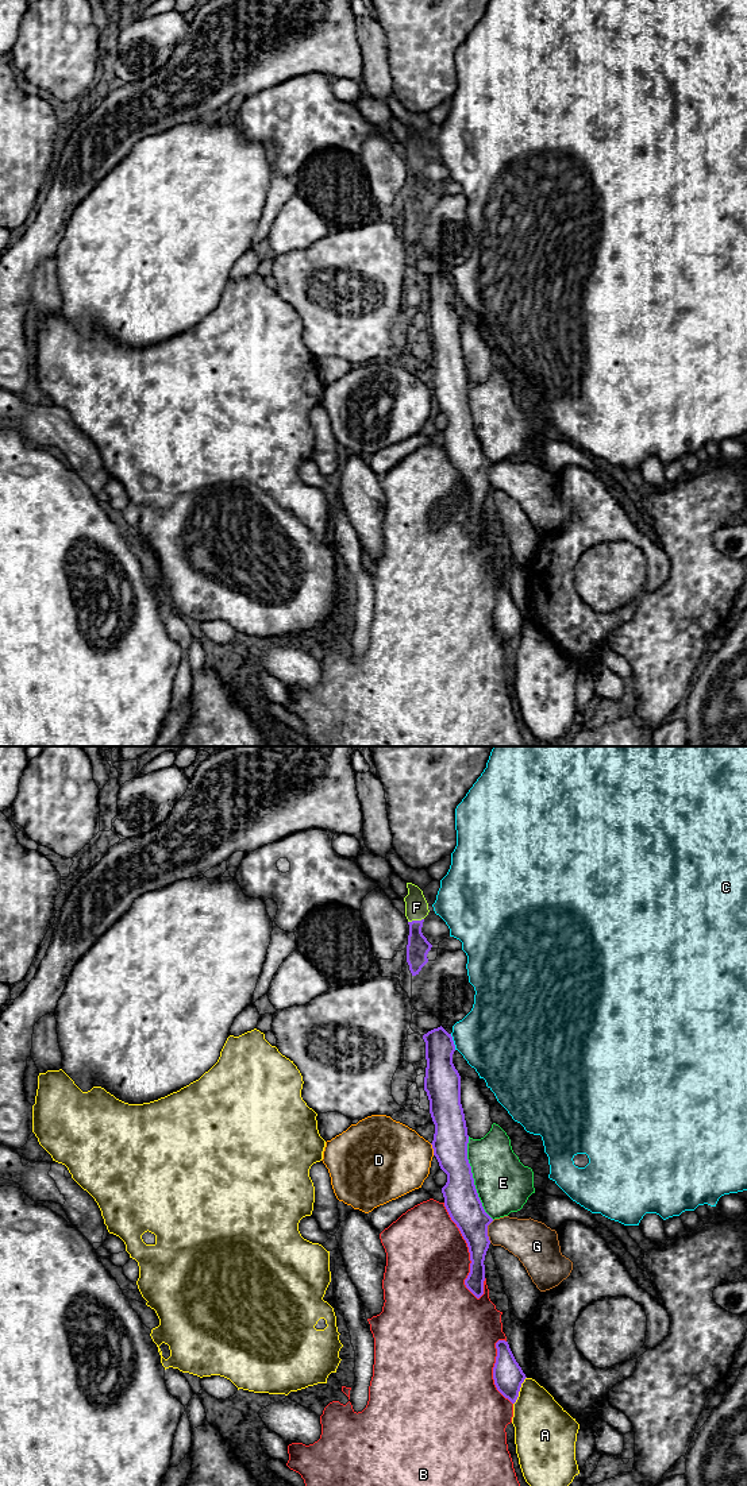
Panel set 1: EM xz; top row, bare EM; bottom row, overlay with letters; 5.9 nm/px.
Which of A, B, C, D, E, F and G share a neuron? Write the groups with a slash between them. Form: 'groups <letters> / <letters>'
groups A / B / C / D / E / F / G

